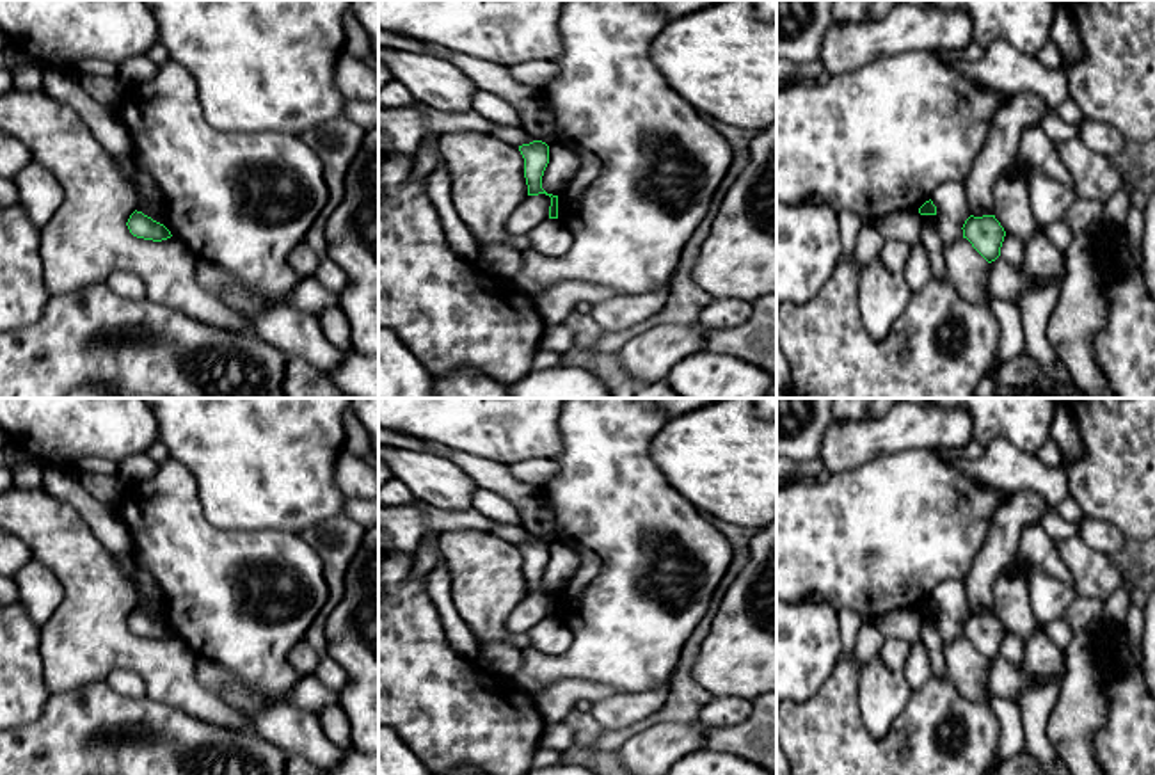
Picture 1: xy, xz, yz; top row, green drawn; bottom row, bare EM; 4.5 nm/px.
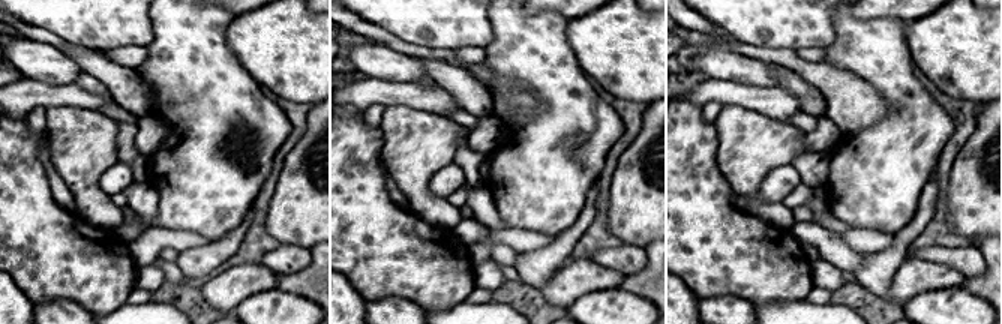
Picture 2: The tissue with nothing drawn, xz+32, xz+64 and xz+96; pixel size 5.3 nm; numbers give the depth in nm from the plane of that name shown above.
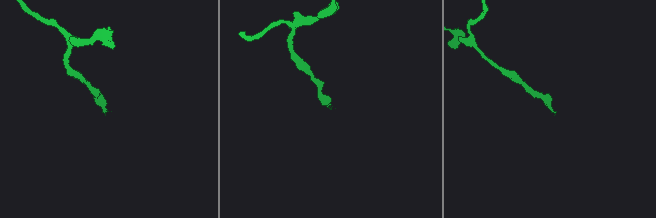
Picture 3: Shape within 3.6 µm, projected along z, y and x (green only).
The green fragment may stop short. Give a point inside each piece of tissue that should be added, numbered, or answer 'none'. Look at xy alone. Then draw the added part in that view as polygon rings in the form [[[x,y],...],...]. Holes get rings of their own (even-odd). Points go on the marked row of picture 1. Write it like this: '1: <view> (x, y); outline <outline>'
none

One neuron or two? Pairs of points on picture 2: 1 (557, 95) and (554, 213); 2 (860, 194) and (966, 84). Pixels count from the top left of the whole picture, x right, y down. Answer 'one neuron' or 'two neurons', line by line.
1: one neuron
2: two neurons

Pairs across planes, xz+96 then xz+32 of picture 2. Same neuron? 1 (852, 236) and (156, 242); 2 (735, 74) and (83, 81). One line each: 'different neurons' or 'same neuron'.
1: same neuron
2: different neurons

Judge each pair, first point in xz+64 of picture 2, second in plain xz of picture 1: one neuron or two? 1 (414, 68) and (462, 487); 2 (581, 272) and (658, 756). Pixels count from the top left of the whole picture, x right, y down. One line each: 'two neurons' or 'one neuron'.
1: one neuron
2: one neuron

